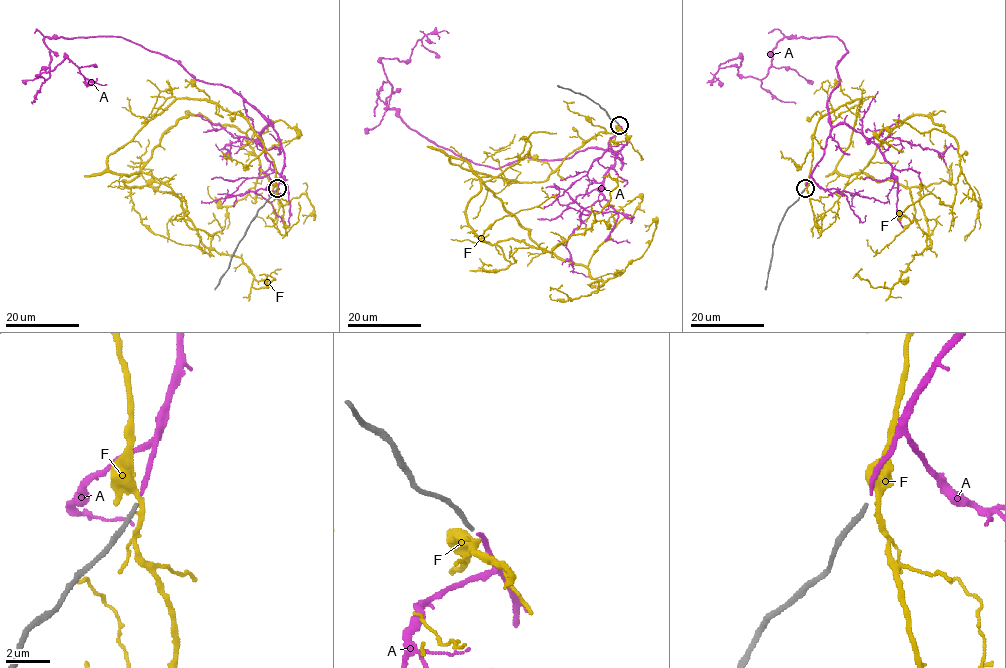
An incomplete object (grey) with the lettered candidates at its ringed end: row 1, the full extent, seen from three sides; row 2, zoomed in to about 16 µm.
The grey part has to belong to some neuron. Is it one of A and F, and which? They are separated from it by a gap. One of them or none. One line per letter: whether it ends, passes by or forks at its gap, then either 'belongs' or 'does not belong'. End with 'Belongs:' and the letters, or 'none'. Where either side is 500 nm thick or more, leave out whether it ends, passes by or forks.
A: it ends; belongs
F: it passes by; does not belong
Belongs: A

